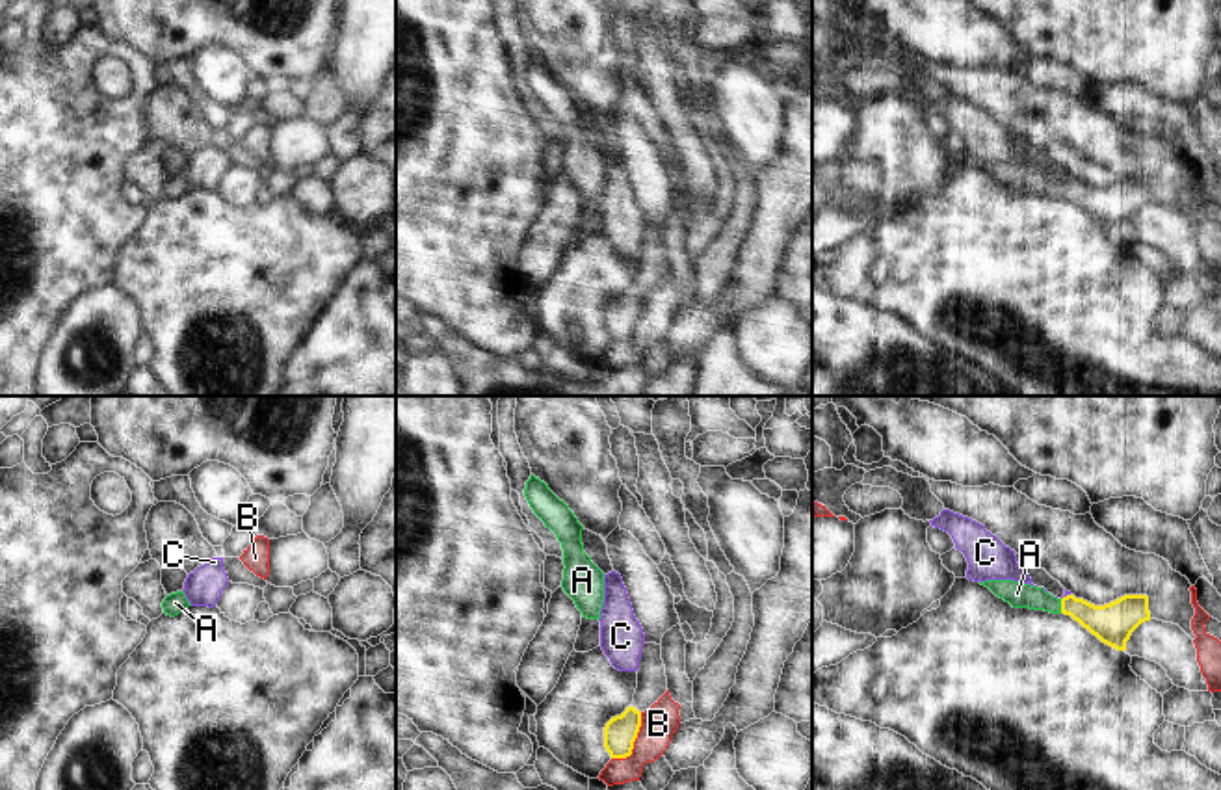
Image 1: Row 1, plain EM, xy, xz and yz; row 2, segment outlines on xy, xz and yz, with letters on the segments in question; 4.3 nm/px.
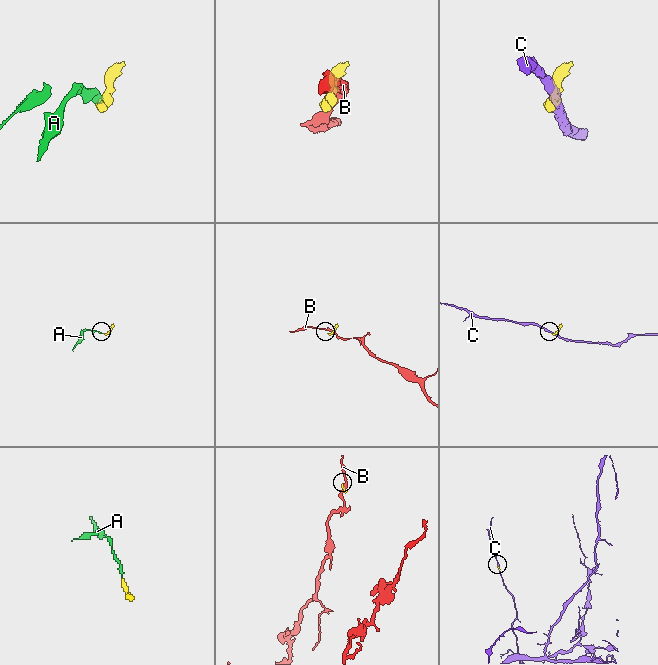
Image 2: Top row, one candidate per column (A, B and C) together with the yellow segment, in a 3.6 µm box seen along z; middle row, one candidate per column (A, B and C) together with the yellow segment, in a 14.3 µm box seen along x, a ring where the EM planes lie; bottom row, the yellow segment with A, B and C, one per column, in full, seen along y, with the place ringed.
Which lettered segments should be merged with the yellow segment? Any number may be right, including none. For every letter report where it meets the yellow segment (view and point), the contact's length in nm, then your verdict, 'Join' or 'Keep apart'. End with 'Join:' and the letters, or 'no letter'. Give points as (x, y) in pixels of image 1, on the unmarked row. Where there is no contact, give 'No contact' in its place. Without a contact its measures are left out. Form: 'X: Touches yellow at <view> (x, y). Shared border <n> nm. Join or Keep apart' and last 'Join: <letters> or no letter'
A: Touches yellow at yz (1062, 190). Shared border 60 nm. Join
B: Touches yellow at xz (634, 324). Shared border 240 nm. Keep apart
C: Touches yellow at yz (1067, 179). Shared border 50 nm. Keep apart
Join: A

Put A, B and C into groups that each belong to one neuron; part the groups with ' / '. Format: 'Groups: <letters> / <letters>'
Groups: A / B / C

